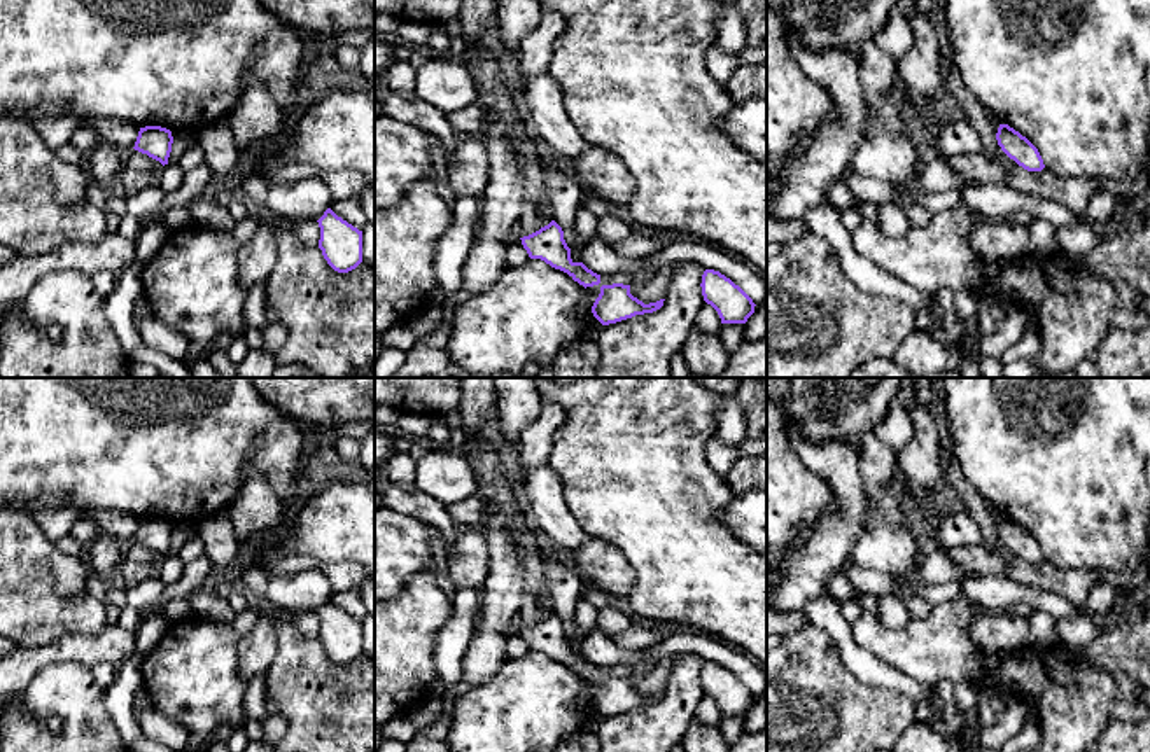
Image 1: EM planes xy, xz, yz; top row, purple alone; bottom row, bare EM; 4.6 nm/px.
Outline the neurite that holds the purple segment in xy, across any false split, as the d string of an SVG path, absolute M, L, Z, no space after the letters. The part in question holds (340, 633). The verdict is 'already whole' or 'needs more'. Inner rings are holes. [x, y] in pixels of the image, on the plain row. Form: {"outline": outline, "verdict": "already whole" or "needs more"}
{"outline": "M331 600L317 612L319 640L327 656L338 665L348 665L362 654L362 623L338 609Z", "verdict": "already whole"}

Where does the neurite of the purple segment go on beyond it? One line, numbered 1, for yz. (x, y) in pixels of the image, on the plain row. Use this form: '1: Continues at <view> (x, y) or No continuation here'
1: No continuation here

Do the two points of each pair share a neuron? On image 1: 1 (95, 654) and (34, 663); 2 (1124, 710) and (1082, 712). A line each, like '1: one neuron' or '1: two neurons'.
1: one neuron
2: two neurons

